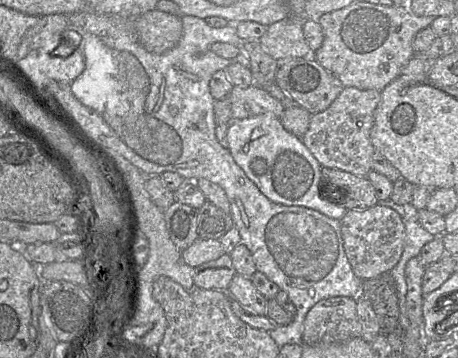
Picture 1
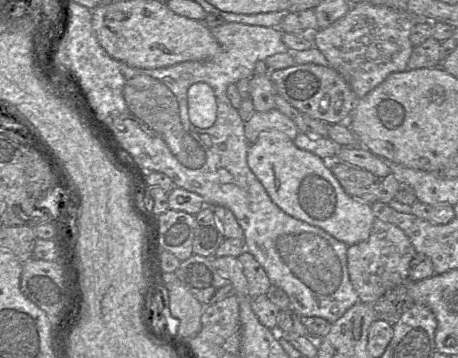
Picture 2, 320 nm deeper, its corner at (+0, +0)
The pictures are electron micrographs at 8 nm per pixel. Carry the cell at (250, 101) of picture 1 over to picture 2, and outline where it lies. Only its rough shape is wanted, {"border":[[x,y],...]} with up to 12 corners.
{"border":[[276,108],[255,111],[244,123],[250,144],[260,133],[280,131],[292,141],[300,133]]}

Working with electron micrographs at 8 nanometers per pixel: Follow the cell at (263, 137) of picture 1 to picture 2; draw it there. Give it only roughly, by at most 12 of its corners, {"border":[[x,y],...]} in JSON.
{"border":[[277,130],[249,168],[280,209],[351,246],[377,207]]}

